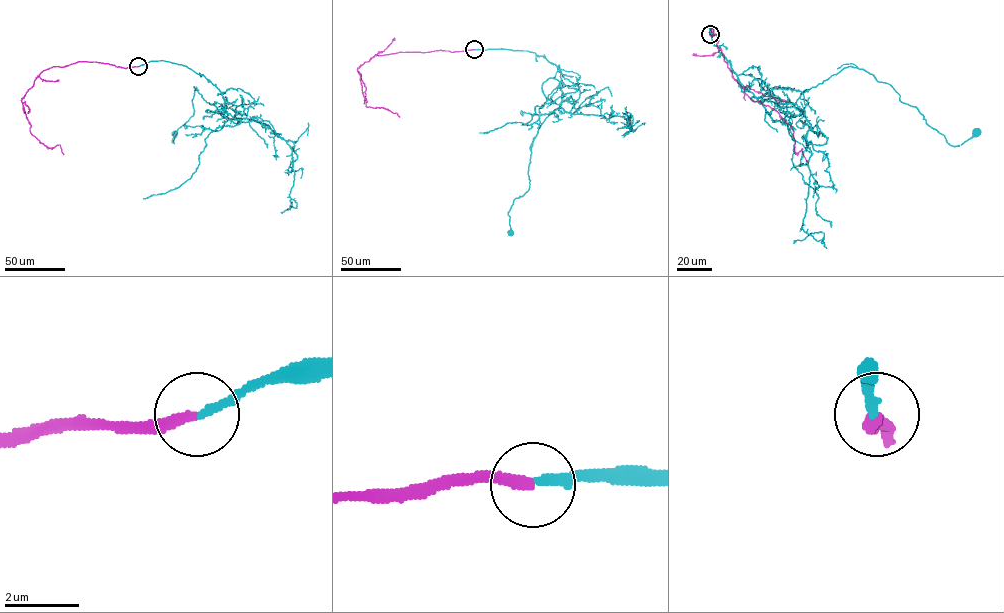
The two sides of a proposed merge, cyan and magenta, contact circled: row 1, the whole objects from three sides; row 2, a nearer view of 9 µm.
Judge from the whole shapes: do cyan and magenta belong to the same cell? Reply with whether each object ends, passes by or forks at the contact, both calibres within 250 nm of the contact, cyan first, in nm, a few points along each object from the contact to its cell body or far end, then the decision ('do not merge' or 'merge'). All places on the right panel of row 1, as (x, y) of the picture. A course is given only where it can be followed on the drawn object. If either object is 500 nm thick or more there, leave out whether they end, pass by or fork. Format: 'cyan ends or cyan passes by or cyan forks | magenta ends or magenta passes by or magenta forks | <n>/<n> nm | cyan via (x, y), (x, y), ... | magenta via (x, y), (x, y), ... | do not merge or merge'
cyan ends | magenta ends | 240/280 nm | cyan via (709, 34), (709, 25), (753, 101), (794, 104), (852, 66), (889, 83), (949, 144), (976, 133) | magenta via (709, 34), (714, 27), (717, 46), (744, 92), (791, 126), (794, 151), (802, 148), (808, 162) | merge

